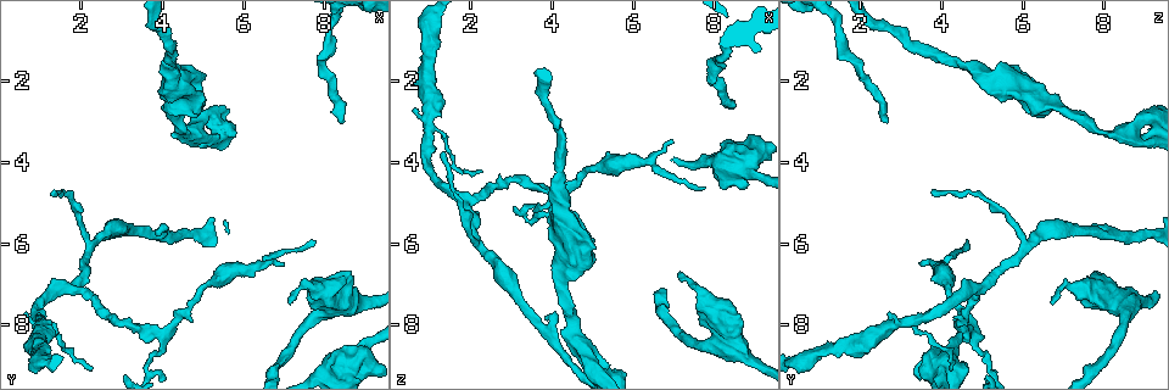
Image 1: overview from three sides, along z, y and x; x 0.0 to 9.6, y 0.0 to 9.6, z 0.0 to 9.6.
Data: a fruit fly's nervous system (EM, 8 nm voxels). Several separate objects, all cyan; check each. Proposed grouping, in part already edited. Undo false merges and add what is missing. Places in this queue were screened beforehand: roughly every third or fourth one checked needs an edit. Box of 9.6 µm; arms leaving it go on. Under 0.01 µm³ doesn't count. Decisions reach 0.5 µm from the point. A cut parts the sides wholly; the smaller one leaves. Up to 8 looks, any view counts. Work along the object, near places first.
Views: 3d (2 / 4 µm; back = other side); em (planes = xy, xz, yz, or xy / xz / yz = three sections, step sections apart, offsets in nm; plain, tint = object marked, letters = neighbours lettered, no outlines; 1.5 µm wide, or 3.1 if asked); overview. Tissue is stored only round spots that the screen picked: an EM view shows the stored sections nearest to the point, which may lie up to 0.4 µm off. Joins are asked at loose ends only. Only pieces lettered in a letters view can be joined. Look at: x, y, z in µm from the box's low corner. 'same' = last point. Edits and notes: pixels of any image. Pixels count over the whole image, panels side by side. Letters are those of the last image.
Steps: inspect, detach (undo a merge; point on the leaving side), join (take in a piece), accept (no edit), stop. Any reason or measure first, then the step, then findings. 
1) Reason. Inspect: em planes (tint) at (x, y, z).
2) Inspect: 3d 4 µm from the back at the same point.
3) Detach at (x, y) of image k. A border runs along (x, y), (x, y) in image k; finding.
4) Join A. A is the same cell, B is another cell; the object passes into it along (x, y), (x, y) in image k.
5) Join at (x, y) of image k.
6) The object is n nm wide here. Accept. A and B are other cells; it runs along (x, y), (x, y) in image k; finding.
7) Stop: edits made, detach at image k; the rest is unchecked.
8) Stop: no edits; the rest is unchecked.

Three-way junction. Inspect: em xy step 8 (tint) at (4.10, 8.25, 4.75).

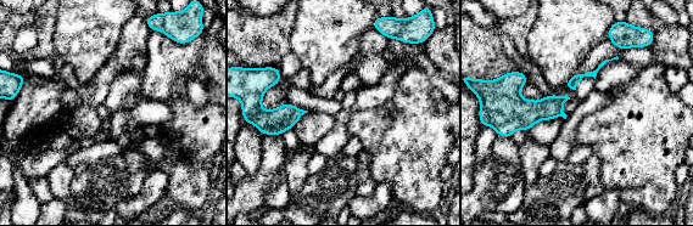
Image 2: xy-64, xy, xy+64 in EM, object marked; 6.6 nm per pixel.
Inspect: em planes (tint) at the same point.

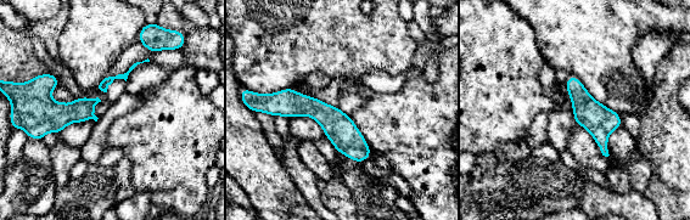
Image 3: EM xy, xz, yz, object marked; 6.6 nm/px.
Inspect: em planes (letters) at the same point.

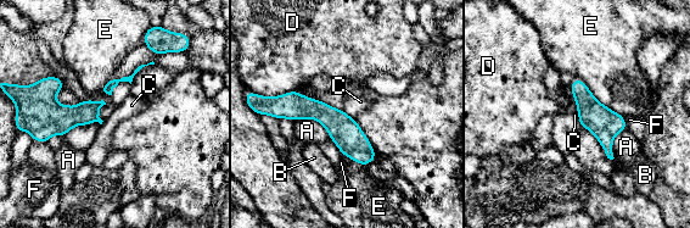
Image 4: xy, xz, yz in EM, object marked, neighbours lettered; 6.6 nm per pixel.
Accept. A, B, C, D, E and F are other cells; it runs along (275, 110), (319, 110), (371, 156) in image 4; all the same neuron.

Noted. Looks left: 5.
Calibre changes. Inspect: em planes (letters) at (1.00, 7.95, 3.20).

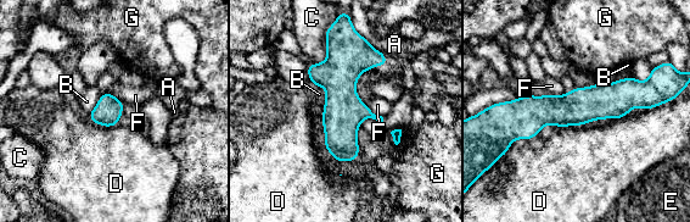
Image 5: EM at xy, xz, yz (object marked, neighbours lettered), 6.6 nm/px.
The object is 180 nm wide here. Accept. A, B, C, D, E, F and G are other cells; a border runs along (538, 134), (515, 139), (510, 146) in image 5; one neuron here.

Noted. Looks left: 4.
End of a long branch. Inspect: 3d 4 µm at (8.50, 3.00, 2.70).

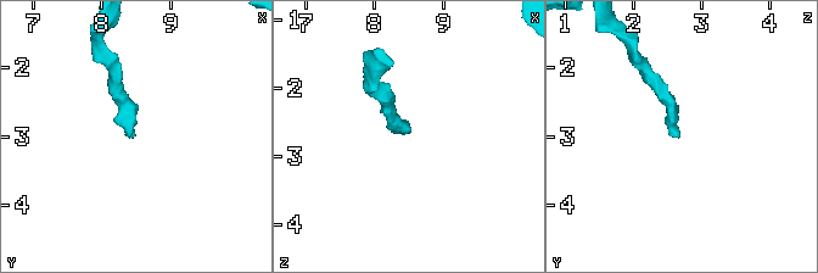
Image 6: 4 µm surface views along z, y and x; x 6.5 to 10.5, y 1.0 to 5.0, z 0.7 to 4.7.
Inspect: em planes (letters) at (8.45, 3.05, 2.70).

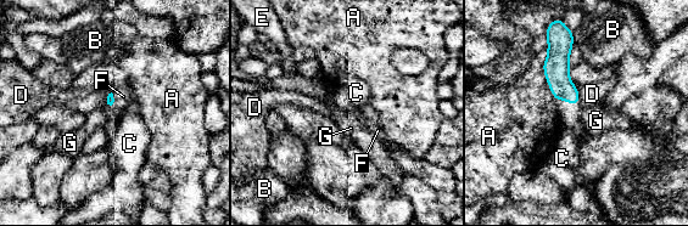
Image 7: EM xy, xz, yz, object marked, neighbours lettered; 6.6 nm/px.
Join C. C is the same cell, A, B, D, E, F and G are other cells; the neuron continues.

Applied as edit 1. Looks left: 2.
Stop: edits made, join at image 7; the rest is unchecked.

